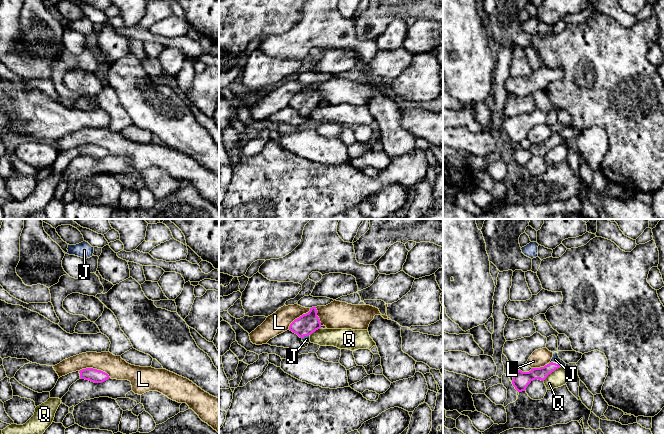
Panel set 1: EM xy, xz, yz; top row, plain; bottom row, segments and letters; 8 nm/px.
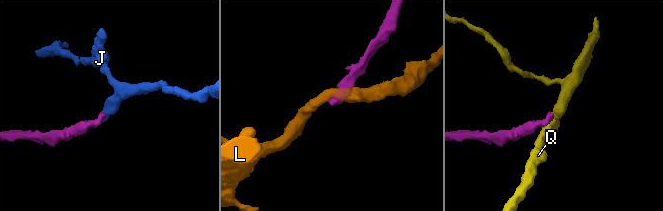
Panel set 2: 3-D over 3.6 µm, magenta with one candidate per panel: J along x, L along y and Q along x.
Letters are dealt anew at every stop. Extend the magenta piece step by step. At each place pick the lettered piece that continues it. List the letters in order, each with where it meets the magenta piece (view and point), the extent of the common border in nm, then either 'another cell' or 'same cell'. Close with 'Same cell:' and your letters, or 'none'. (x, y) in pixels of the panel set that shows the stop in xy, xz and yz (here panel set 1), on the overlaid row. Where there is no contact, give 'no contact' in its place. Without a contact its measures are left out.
J: meets magenta in yz at (555, 363); contact 100 nm long; same cell
L: meets magenta in xy at (95, 369); contact 260 nm long; another cell
Q: meets magenta in yz at (551, 372); contact 180 nm long; another cell
Same cell: J

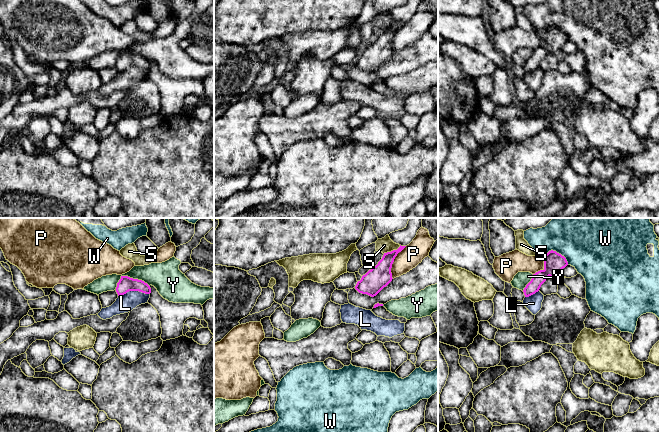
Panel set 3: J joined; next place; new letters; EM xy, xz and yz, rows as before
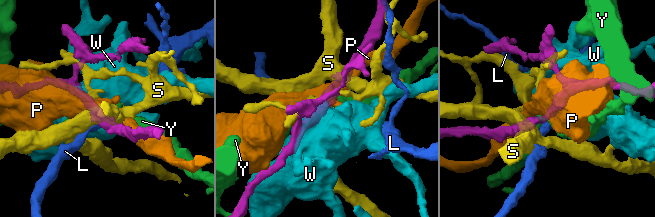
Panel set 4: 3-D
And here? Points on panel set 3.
L: meets magenta in xy at (133, 290); contact 260 nm long; another cell
P: meets magenta in xz at (393, 261); contact 280 nm long; another cell
S: meets magenta in xz at (391, 251); contact 160 nm long; another cell
W: meets magenta in yz at (556, 252); contact 220 nm long; another cell
Y: meets magenta in xy at (129, 277); contact 280 nm long; another cell
Same cell: none

